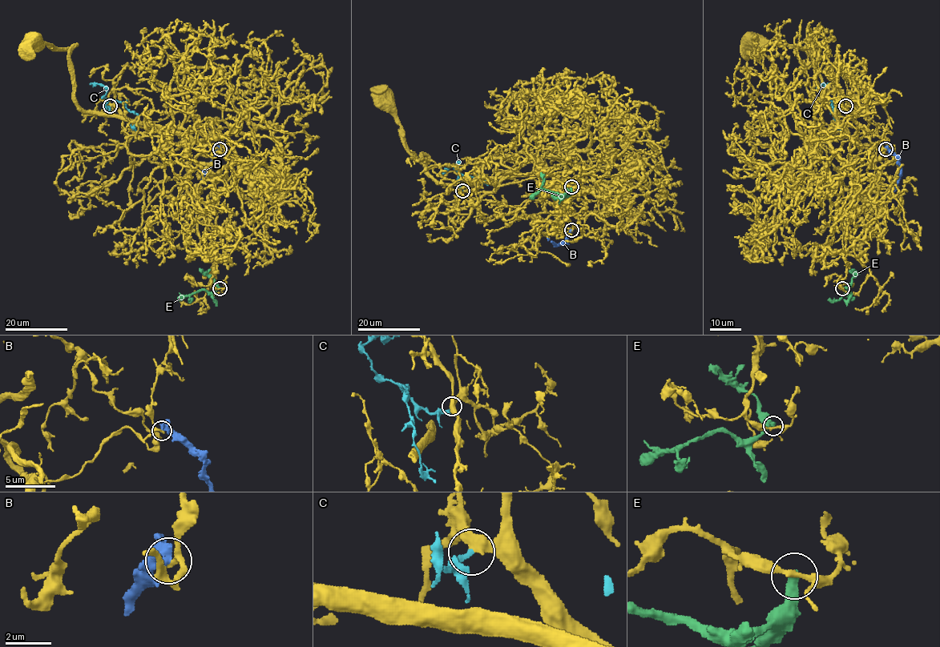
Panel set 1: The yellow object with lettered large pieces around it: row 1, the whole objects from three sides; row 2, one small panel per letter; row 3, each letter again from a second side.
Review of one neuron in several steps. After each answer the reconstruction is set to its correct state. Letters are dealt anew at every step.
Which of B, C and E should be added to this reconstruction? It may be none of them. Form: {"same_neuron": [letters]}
{"same_neuron": ["C"]}

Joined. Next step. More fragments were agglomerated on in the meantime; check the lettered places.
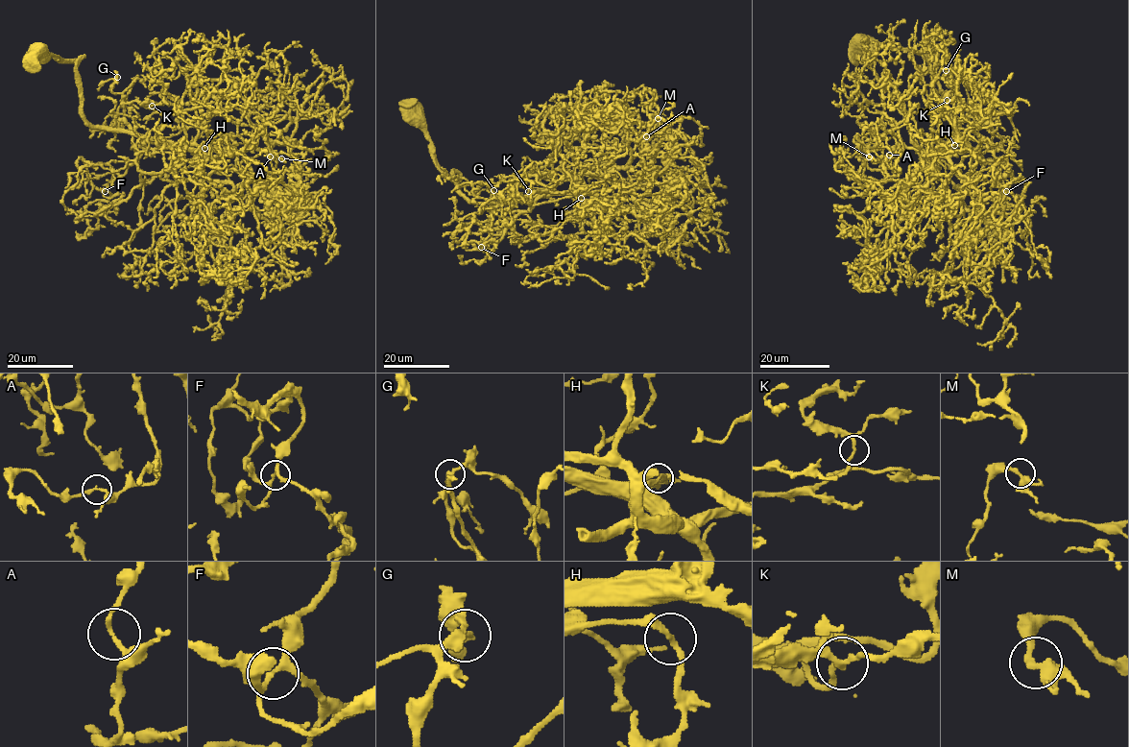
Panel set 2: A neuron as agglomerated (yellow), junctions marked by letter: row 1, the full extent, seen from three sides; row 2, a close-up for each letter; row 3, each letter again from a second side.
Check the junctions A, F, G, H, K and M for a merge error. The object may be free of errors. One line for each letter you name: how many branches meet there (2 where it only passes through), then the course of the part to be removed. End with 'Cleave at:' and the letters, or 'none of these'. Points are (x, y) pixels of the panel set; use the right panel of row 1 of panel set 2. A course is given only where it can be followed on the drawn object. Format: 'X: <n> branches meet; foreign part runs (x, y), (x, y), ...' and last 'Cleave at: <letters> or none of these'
Cleave at: none of these

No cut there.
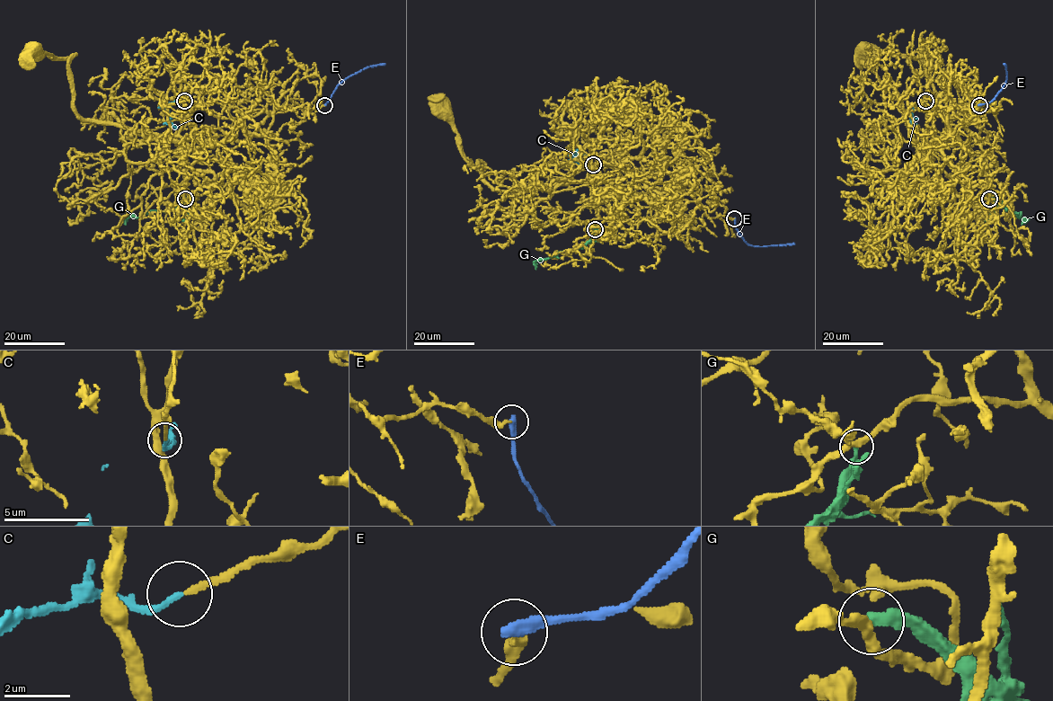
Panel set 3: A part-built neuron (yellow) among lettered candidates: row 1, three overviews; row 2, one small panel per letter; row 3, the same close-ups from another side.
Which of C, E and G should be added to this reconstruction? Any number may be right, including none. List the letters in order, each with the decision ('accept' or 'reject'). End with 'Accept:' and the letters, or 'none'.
C: accept
E: reject
G: reject
Accept: C

